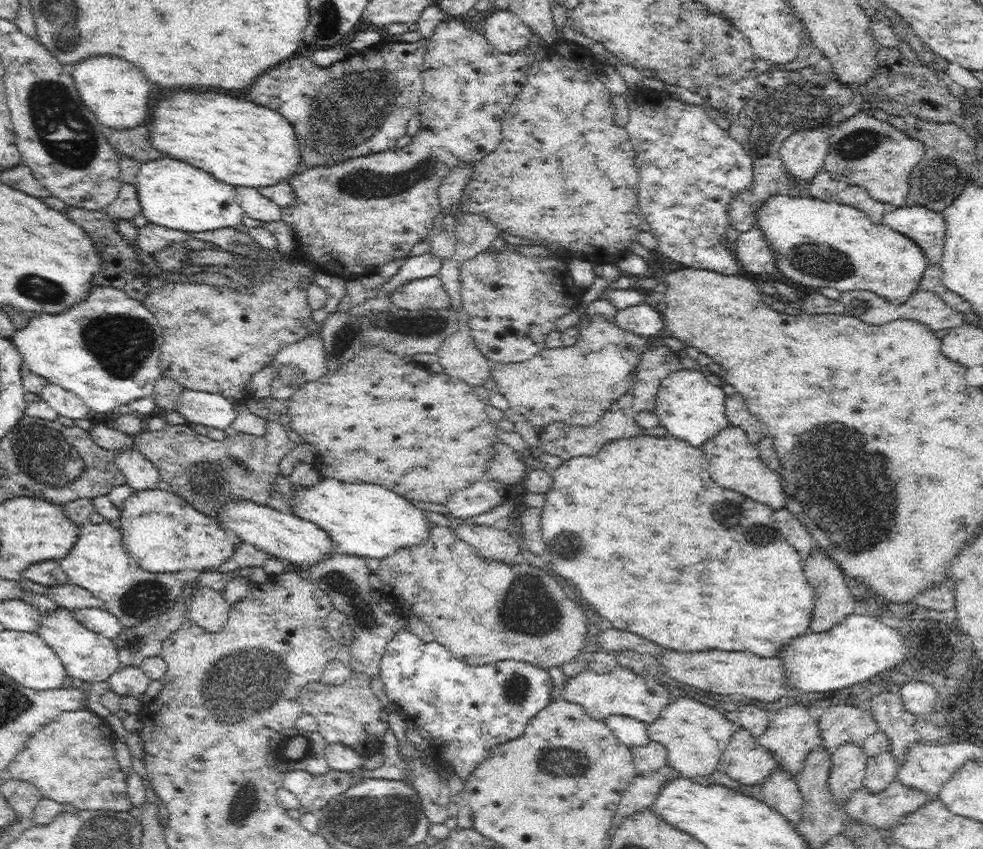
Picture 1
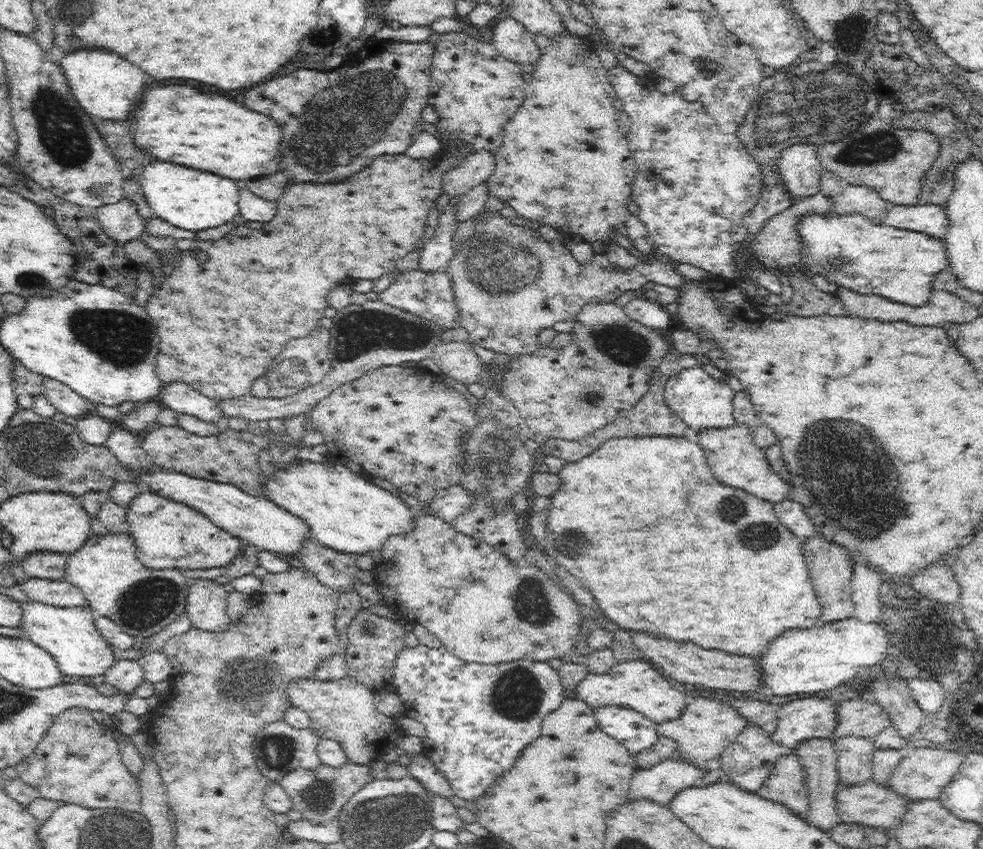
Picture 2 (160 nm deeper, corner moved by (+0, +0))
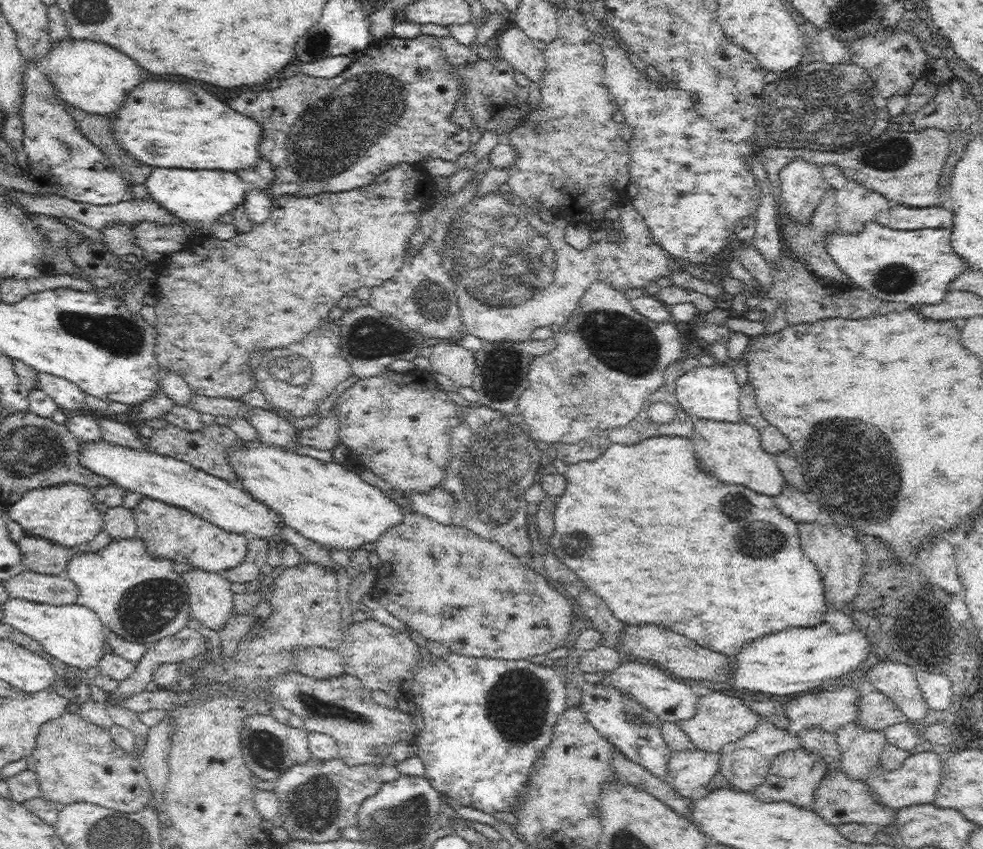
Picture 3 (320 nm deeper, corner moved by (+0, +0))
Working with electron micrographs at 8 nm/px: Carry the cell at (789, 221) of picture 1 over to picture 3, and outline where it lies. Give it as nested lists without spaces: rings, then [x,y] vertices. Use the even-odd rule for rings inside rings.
[[[867,222],[857,234],[836,231],[825,235],[826,251],[836,265],[850,277],[855,286],[860,286],[870,294],[885,301],[908,302],[912,306],[938,304],[950,289],[950,282],[963,274],[966,263],[950,246],[952,228],[942,230],[895,230],[876,222]]]

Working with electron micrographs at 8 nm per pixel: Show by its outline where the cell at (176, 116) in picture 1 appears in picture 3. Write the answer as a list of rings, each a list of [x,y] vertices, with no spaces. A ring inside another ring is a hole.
[[[164,80],[138,84],[114,118],[114,138],[138,162],[148,166],[228,172],[254,168],[260,158],[262,127],[253,118],[238,114],[228,104],[208,94],[204,88],[196,88],[198,86],[192,84]]]

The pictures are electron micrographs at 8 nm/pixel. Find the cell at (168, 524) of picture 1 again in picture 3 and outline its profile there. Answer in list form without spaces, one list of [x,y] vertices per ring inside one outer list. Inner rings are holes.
[[[143,497],[140,504],[132,509],[136,519],[136,538],[142,539],[148,553],[162,559],[170,558],[176,562],[190,564],[185,567],[198,567],[202,570],[218,573],[238,566],[246,558],[248,545],[243,534],[228,532],[200,518],[197,514],[179,506]]]

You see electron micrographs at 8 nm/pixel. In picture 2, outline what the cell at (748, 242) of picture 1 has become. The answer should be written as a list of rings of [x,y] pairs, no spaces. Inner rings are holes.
[[[822,192],[814,194],[809,198],[795,201],[791,206],[776,214],[773,218],[766,221],[762,231],[756,236],[750,236],[745,241],[743,247],[749,257],[755,259],[756,262],[766,266],[768,269],[778,271],[788,270],[790,268],[796,268],[800,266],[802,258],[802,239],[799,234],[800,221],[802,221],[807,215],[813,213],[822,216],[829,216],[834,214],[833,203],[835,200],[826,197]]]

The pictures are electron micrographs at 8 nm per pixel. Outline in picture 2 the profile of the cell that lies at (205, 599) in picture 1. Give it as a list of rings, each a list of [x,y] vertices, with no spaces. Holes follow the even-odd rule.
[[[198,577],[189,581],[185,613],[191,620],[191,626],[210,632],[226,630],[232,622],[231,617],[227,613],[229,591],[229,587],[213,582],[212,579]]]

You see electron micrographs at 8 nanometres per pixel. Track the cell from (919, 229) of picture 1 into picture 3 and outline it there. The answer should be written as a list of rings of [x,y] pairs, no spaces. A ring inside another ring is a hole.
[[[896,206],[890,212],[889,225],[895,230],[920,230],[920,228],[950,228],[952,212],[940,206],[912,208]]]

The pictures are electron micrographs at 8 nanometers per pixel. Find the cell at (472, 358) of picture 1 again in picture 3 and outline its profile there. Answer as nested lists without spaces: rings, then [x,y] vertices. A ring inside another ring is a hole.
[[[436,345],[429,356],[433,372],[451,377],[458,386],[471,386],[475,378],[475,352],[463,346]]]

